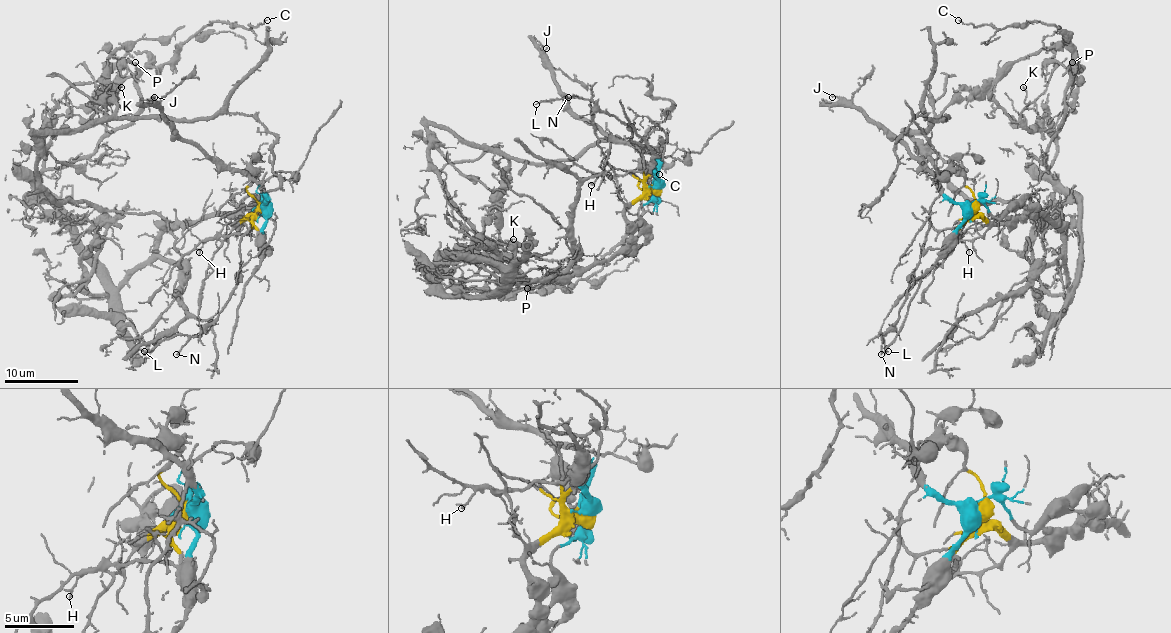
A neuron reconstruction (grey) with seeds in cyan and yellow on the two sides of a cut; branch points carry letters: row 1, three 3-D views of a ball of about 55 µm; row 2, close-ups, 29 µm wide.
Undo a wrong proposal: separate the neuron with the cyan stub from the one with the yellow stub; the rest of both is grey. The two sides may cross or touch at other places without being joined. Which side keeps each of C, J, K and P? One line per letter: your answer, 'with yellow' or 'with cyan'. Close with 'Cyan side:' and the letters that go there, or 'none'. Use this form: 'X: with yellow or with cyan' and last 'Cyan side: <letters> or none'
C: with yellow
J: with cyan
K: with yellow
P: with yellow
Cyan side: J

